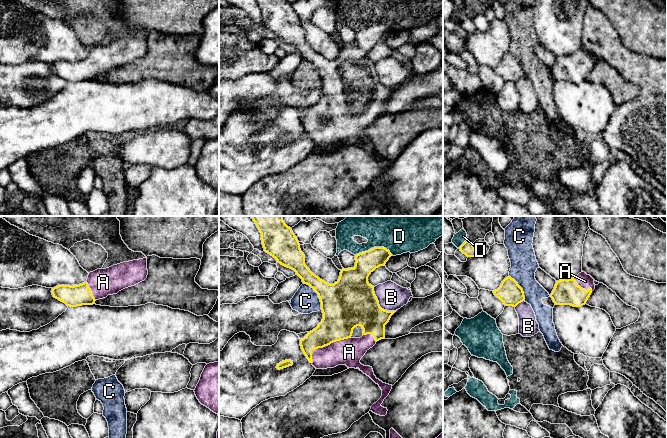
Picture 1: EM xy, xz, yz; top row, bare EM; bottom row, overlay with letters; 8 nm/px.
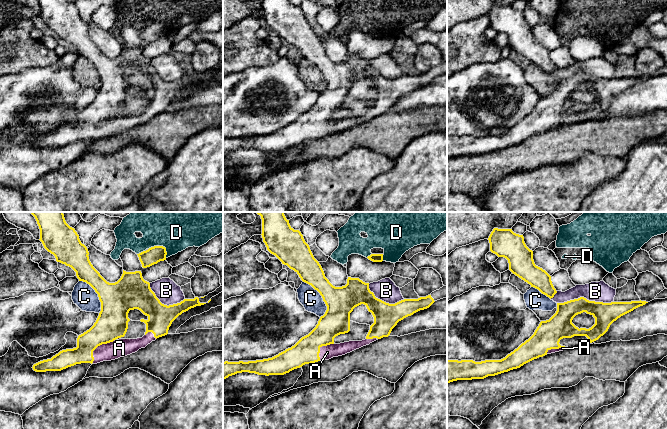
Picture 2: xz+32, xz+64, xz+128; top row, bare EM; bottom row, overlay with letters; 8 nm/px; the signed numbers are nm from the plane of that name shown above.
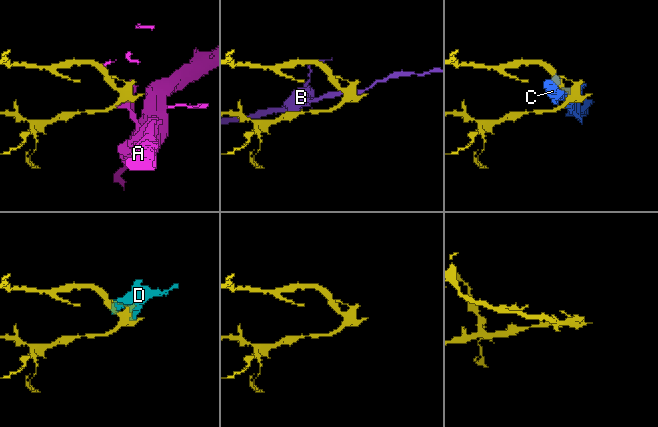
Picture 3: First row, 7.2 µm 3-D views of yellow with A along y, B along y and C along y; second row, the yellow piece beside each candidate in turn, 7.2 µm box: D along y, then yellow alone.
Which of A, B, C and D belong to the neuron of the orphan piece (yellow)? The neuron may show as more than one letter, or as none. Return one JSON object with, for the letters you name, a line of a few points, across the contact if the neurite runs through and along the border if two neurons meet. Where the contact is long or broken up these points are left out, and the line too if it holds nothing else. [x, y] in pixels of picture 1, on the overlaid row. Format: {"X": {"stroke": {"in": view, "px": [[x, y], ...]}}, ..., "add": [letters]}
{"add": ["A"]}

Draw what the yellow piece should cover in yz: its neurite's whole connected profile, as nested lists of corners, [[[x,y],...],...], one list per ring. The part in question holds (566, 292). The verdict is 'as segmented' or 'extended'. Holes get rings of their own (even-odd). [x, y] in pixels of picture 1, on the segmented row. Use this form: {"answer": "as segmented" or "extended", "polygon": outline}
{"answer": "extended", "polygon": [[[582,271],[574,278],[556,281],[550,297],[555,305],[581,307],[586,304],[594,289],[594,279]]]}

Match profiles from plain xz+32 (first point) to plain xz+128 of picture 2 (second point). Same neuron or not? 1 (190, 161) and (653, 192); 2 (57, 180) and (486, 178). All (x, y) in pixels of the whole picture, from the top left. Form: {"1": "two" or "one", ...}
{"1": "one", "2": "two"}

